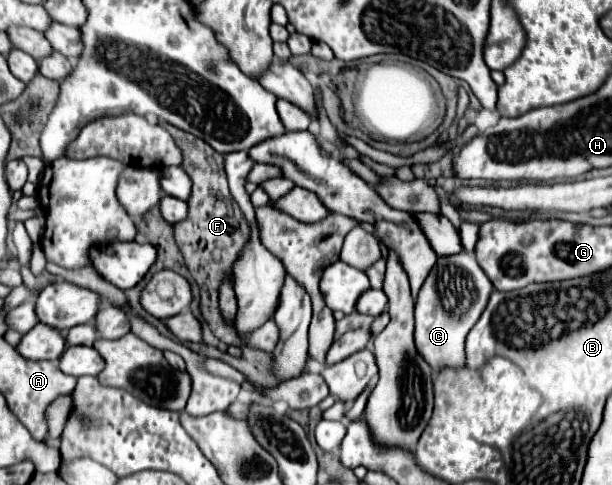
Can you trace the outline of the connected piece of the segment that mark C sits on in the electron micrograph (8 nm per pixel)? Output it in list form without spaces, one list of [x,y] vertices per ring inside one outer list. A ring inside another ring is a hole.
[[[456,253],[440,257],[420,287],[416,299],[416,329],[414,343],[420,357],[432,367],[432,371],[460,369],[466,365],[464,339],[476,325],[492,293],[492,283],[476,261],[474,253]]]

